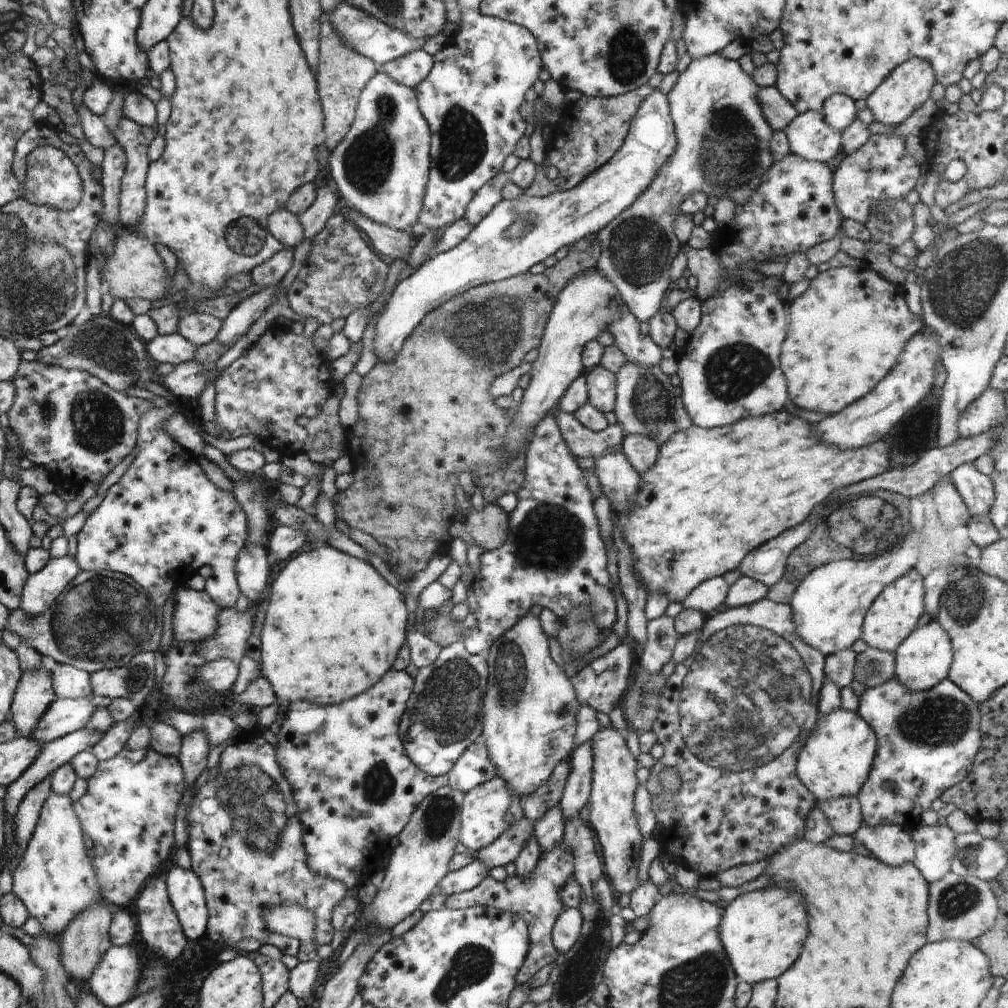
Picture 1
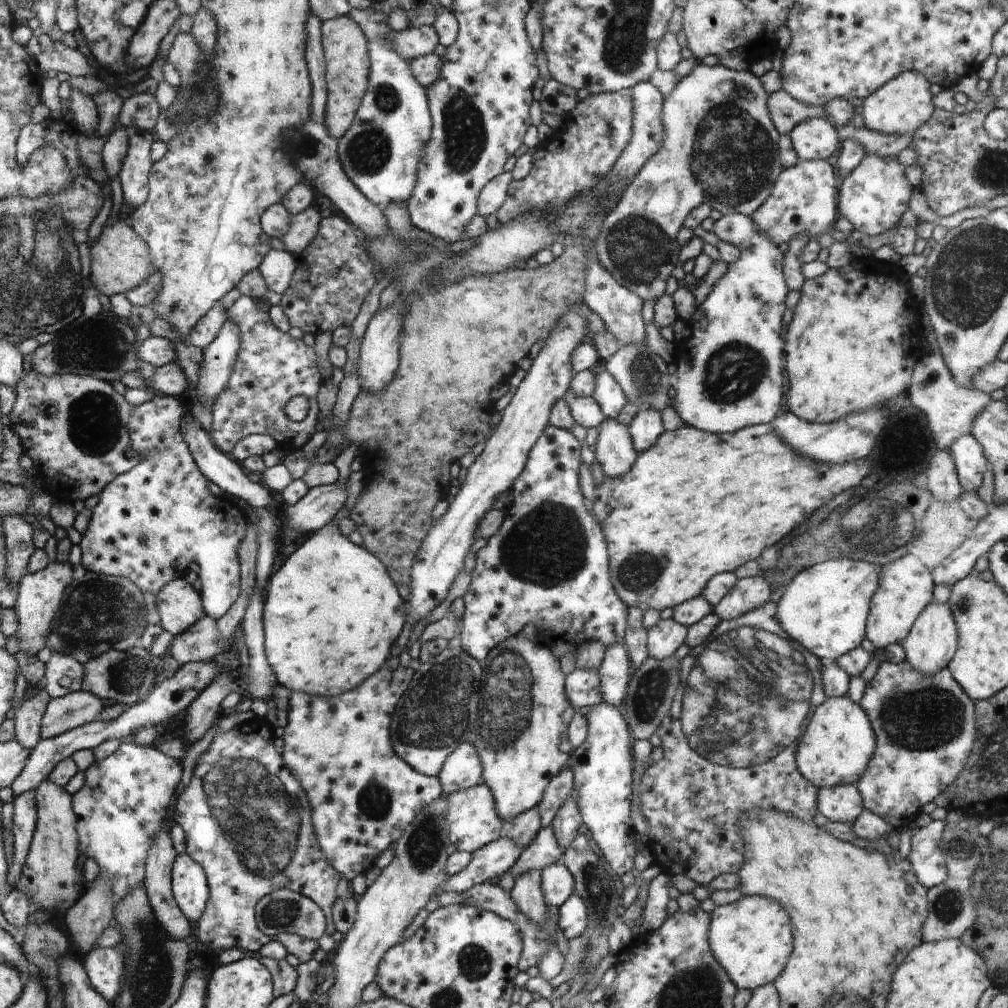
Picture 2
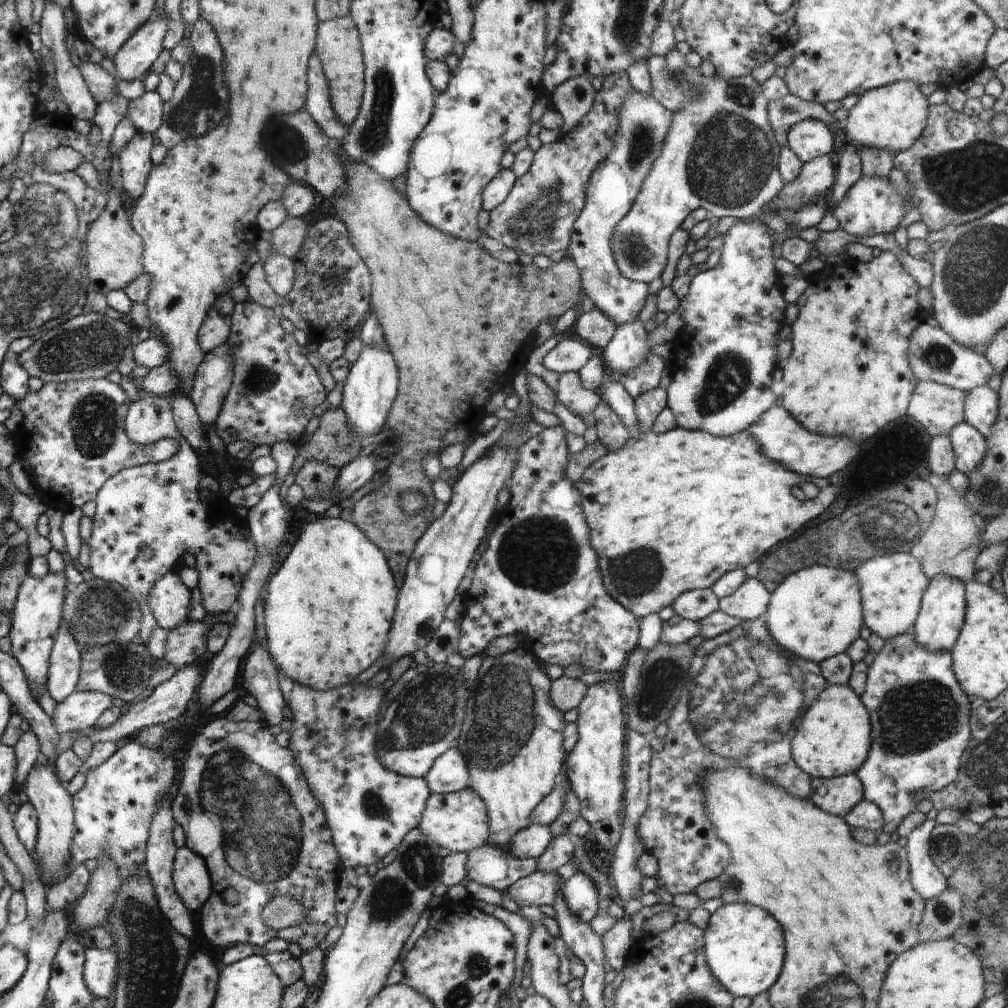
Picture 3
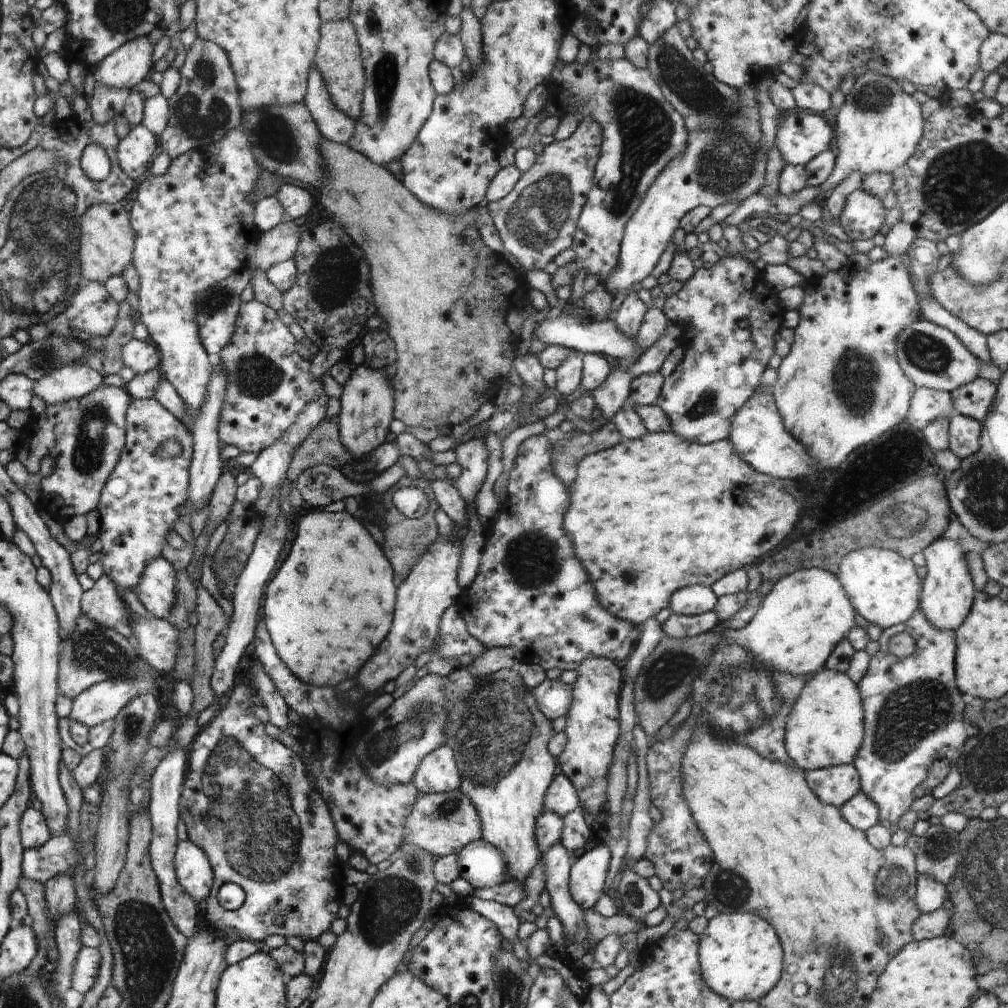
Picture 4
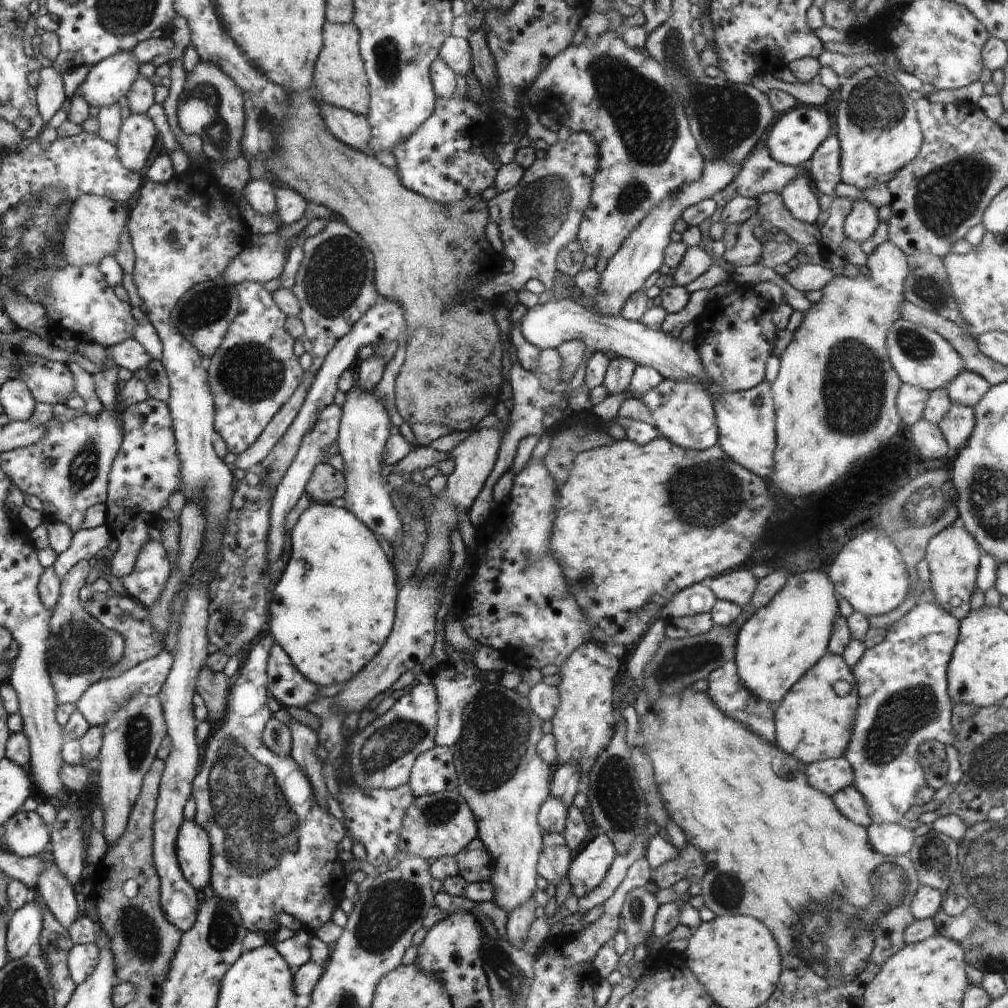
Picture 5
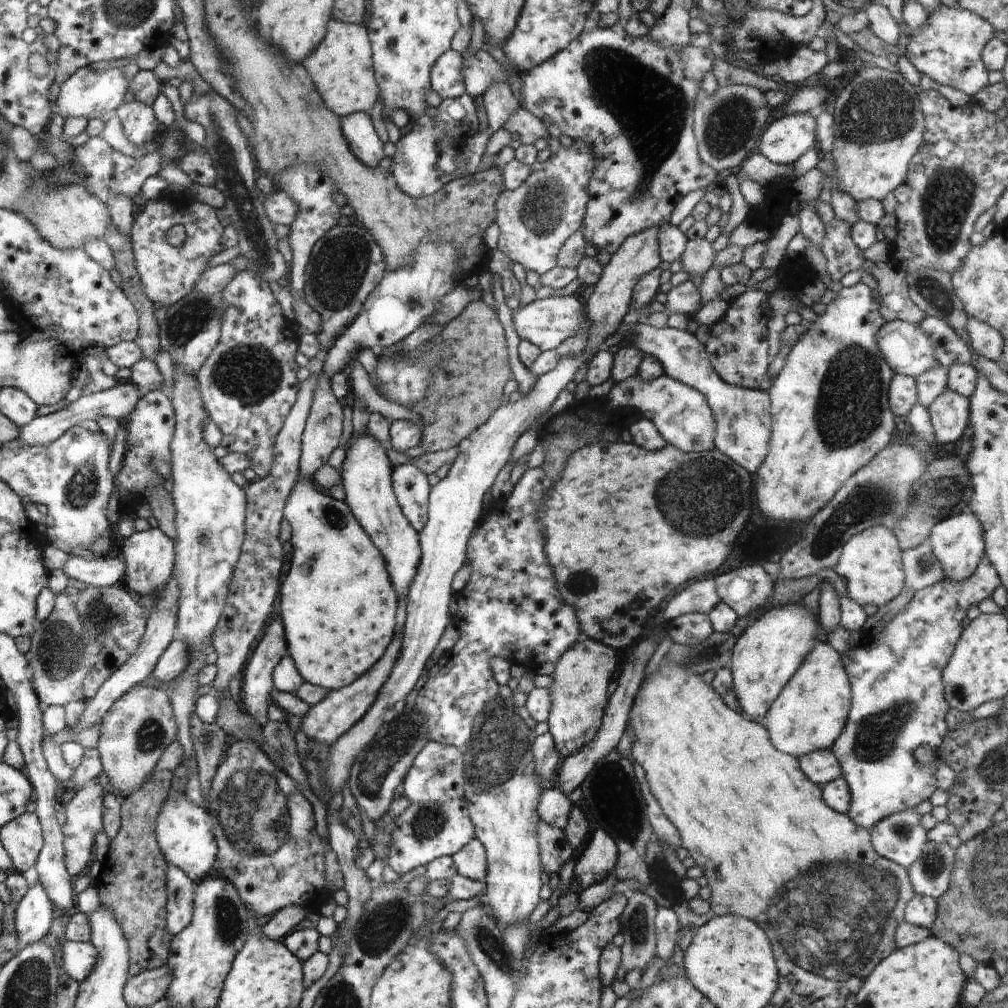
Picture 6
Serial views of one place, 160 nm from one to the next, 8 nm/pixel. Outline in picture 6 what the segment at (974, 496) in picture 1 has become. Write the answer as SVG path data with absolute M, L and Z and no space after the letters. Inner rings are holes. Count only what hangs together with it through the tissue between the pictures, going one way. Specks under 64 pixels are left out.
M948 389L932 402L928 410L937 442L952 444L960 440L969 424L969 398Z

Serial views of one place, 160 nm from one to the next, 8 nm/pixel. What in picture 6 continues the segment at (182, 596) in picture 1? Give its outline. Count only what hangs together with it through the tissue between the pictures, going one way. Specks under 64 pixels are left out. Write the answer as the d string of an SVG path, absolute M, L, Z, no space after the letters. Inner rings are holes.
M151 528L142 532L135 531L130 537L126 537L121 549L125 560L125 576L121 584L126 585L128 590L134 590L136 597L147 597L165 588L176 564L174 540L160 529Z

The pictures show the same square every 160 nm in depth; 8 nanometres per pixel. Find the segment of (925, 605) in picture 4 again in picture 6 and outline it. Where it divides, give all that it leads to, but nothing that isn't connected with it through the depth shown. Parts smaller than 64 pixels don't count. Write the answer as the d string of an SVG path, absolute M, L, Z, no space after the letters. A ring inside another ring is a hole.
M969 510L954 516L941 514L939 521L931 528L928 543L938 562L941 562L944 578L962 582L974 574L981 556L985 554L983 534L980 521Z

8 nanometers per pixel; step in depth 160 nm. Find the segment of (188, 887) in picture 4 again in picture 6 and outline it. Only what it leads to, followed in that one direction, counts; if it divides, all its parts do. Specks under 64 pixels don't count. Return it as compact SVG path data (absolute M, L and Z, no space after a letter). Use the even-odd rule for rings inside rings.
M177 791L168 794L165 804L161 806L160 816L157 818L157 842L169 864L185 871L195 882L210 876L218 861L219 846L210 820L206 808L193 804L184 792Z

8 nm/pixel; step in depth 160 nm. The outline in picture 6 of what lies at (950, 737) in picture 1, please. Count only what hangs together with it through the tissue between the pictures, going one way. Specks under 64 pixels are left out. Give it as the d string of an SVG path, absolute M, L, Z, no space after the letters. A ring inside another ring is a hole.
M984 554L971 577L962 582L943 578L932 586L917 590L904 612L899 612L868 644L853 644L850 650L840 655L851 684L851 707L844 730L830 749L836 755L841 776L850 789L851 807L847 815L858 826L872 830L873 826L890 815L914 809L938 789L935 772L939 764L919 763L915 750L924 745L938 748L943 741L947 731L945 716L951 708L945 699L943 668L962 634L962 620L966 618L967 610L991 597L1000 585L994 565Z

